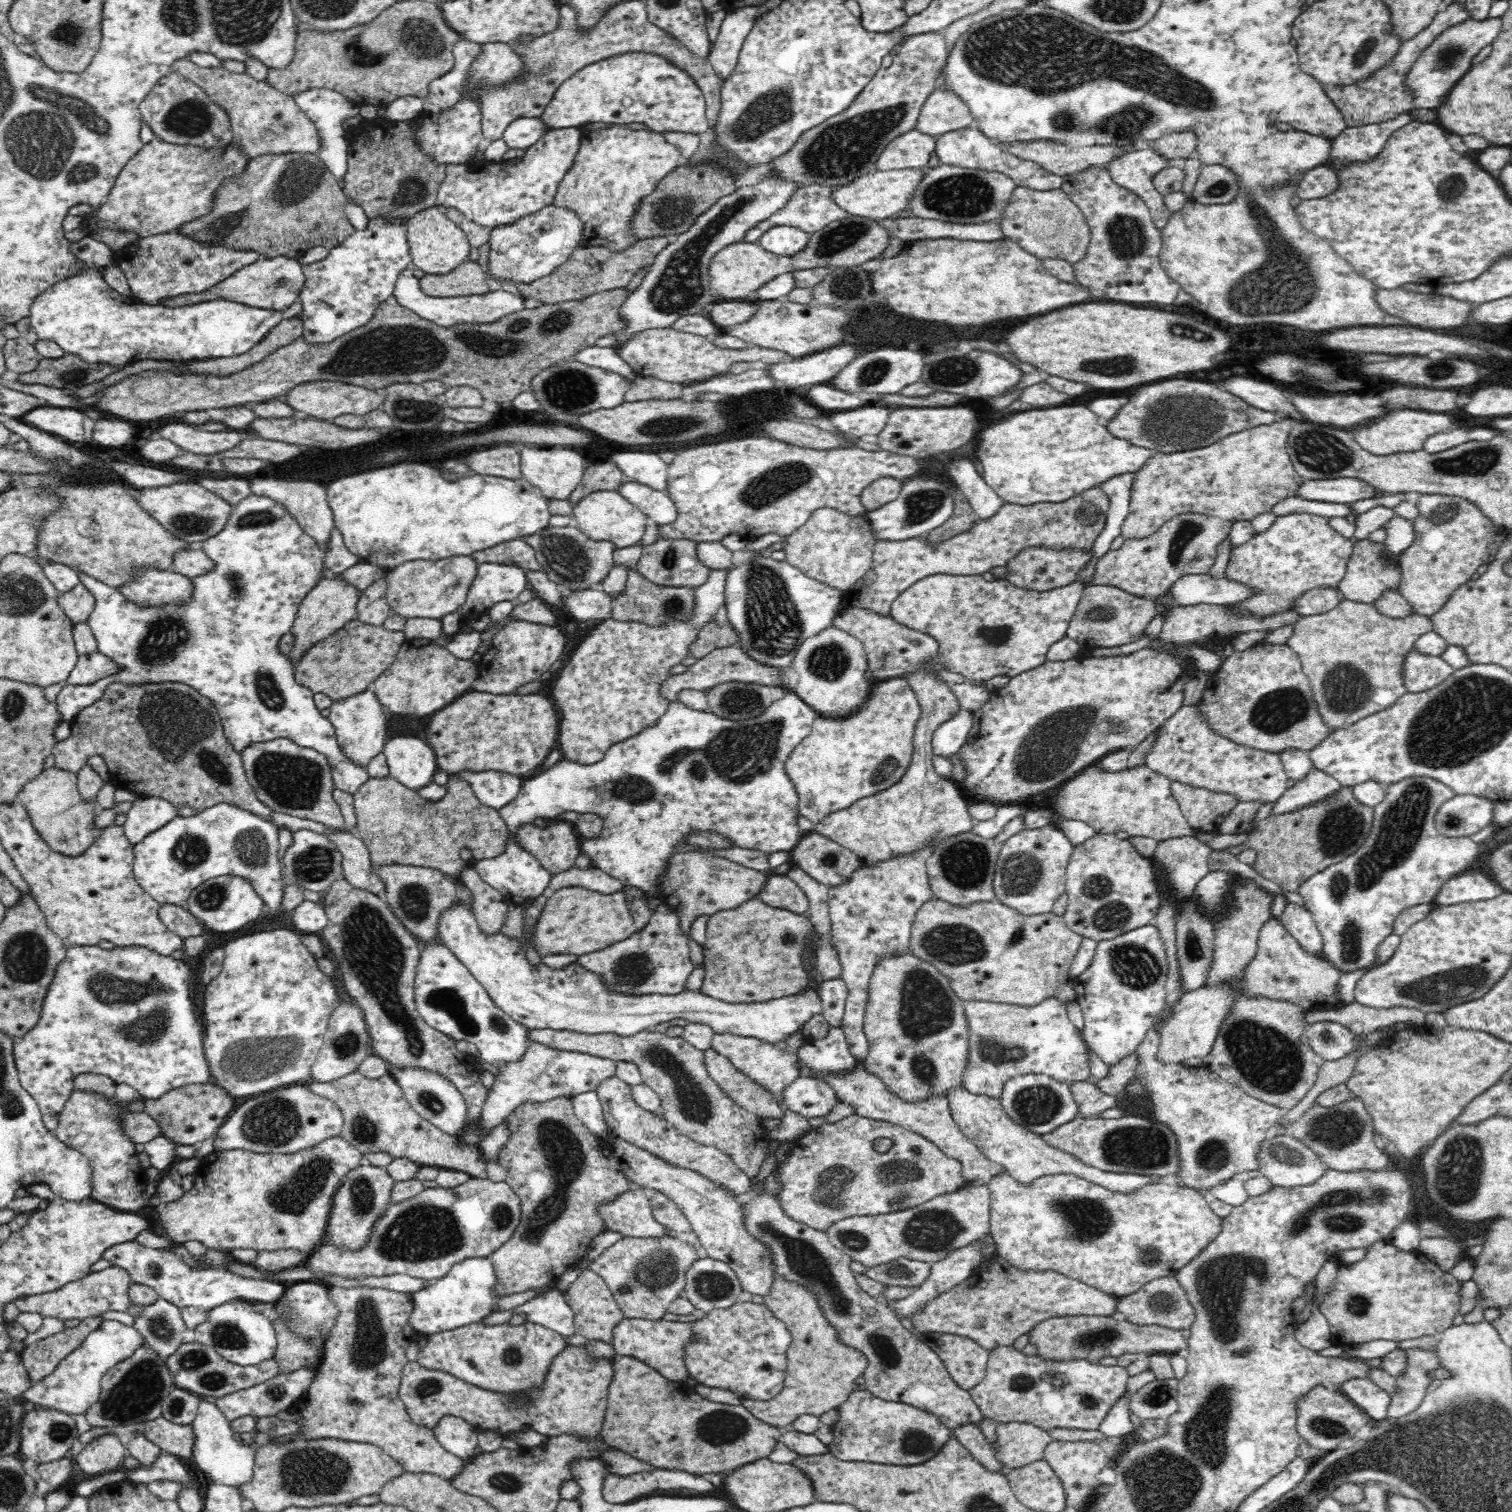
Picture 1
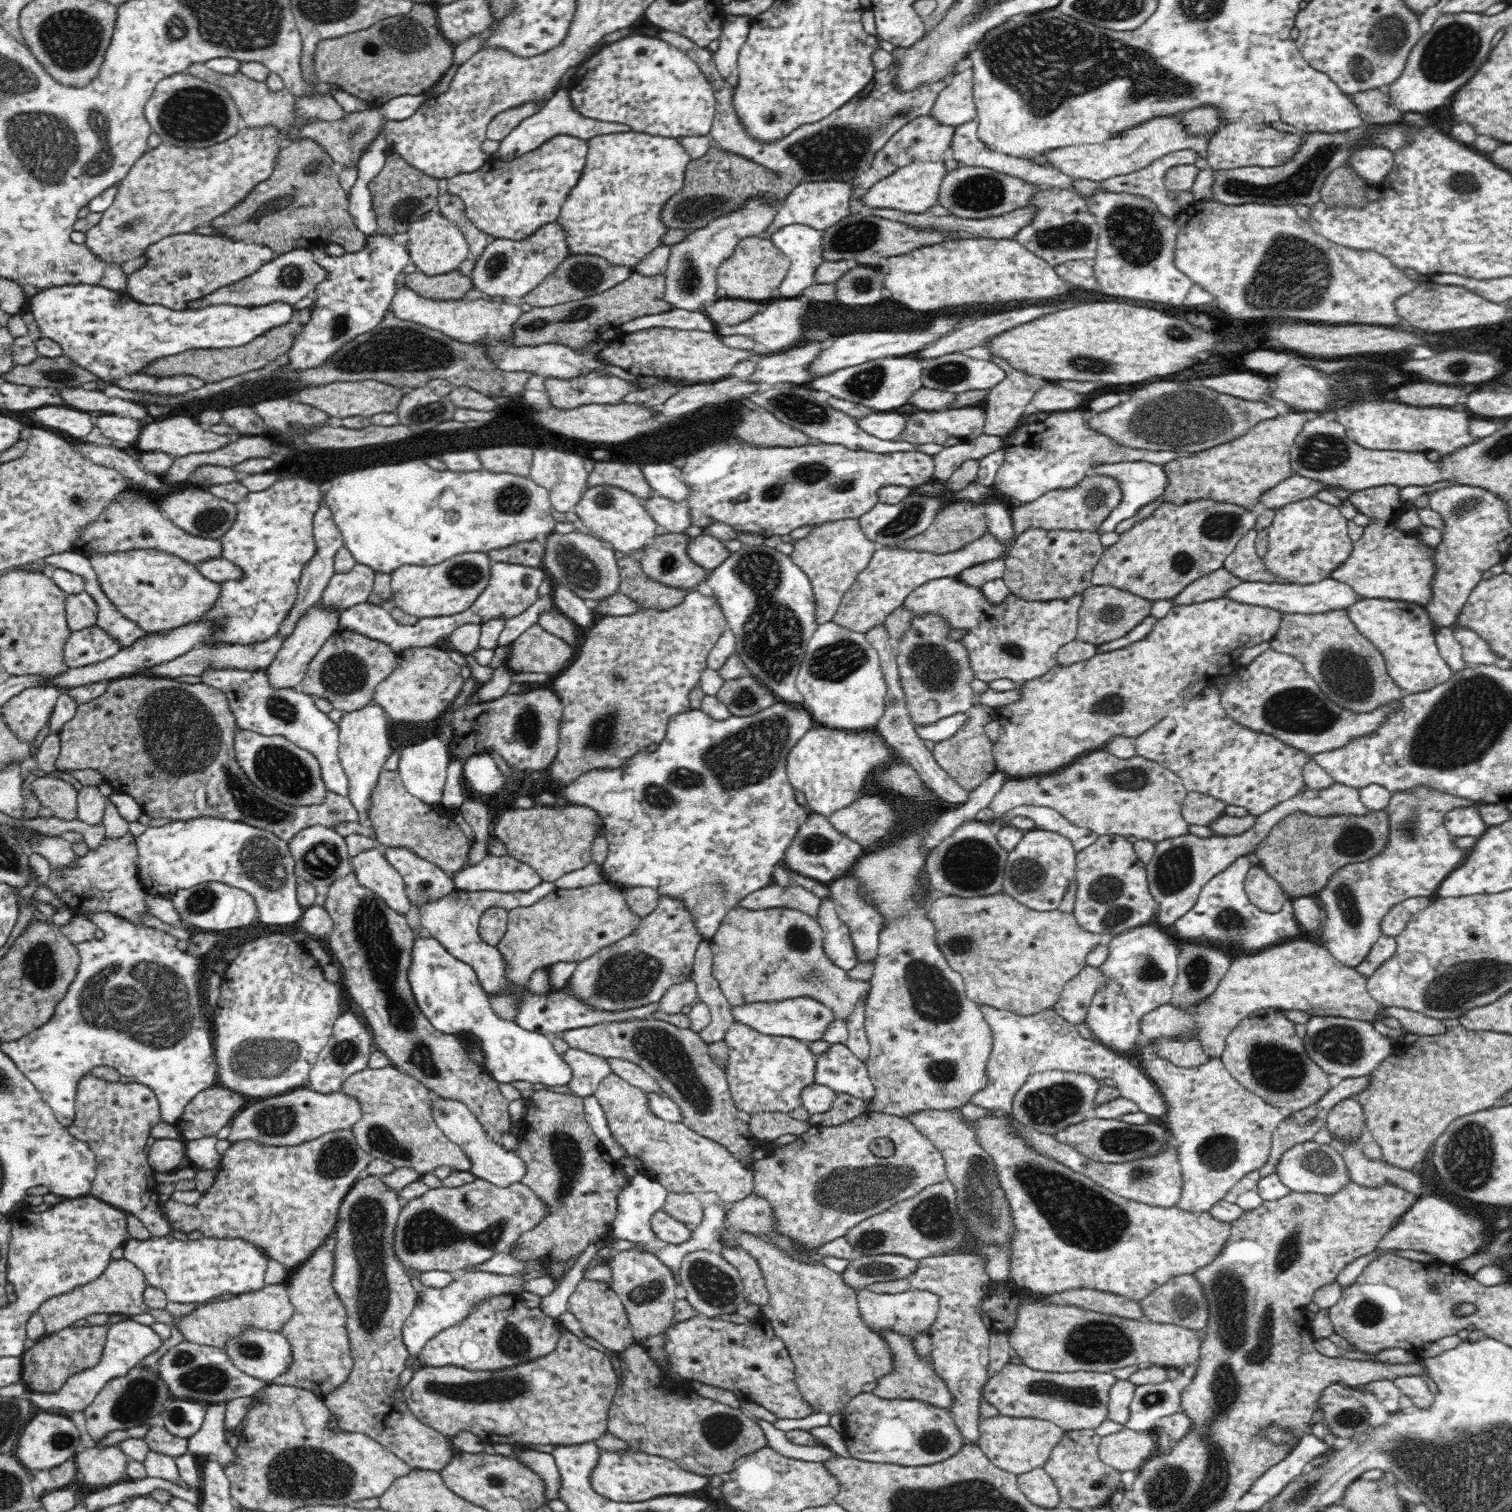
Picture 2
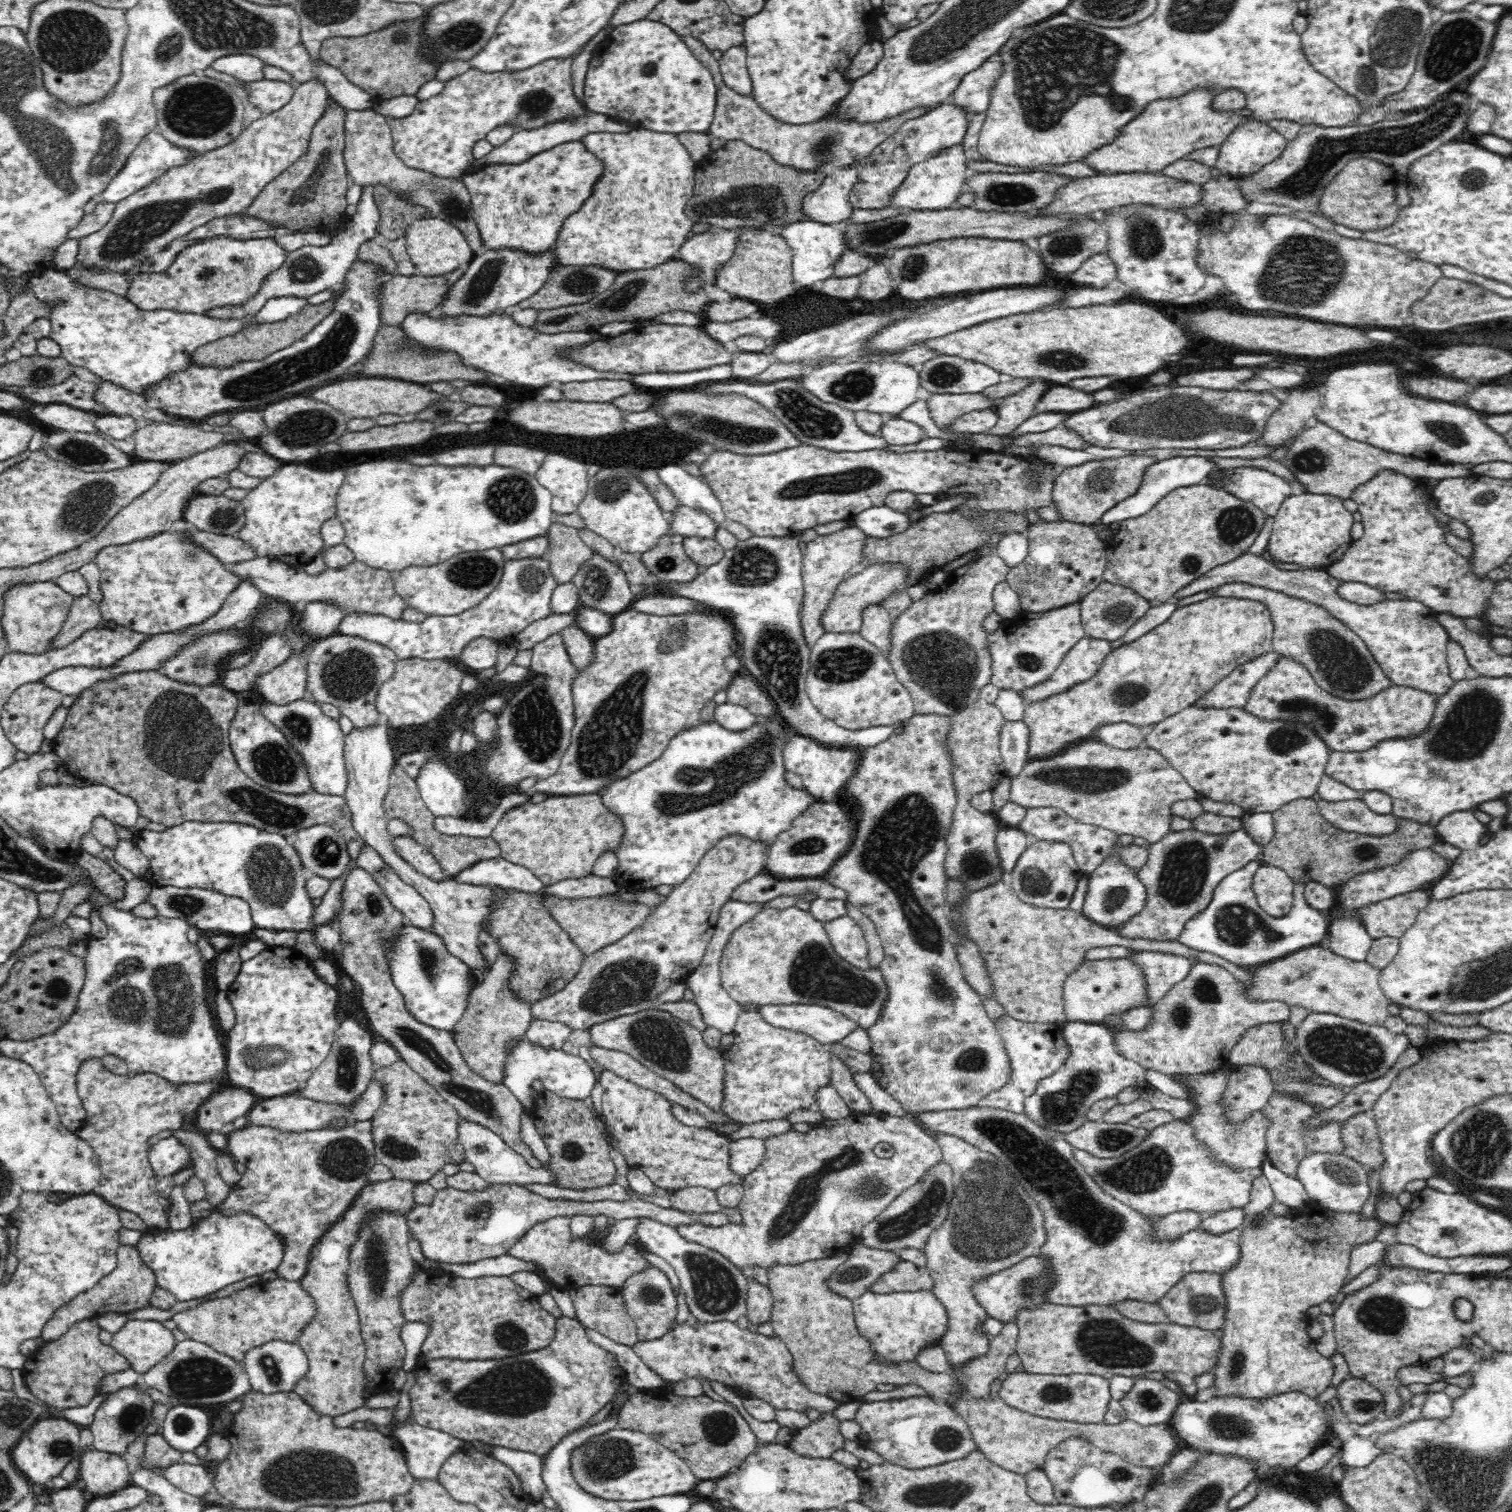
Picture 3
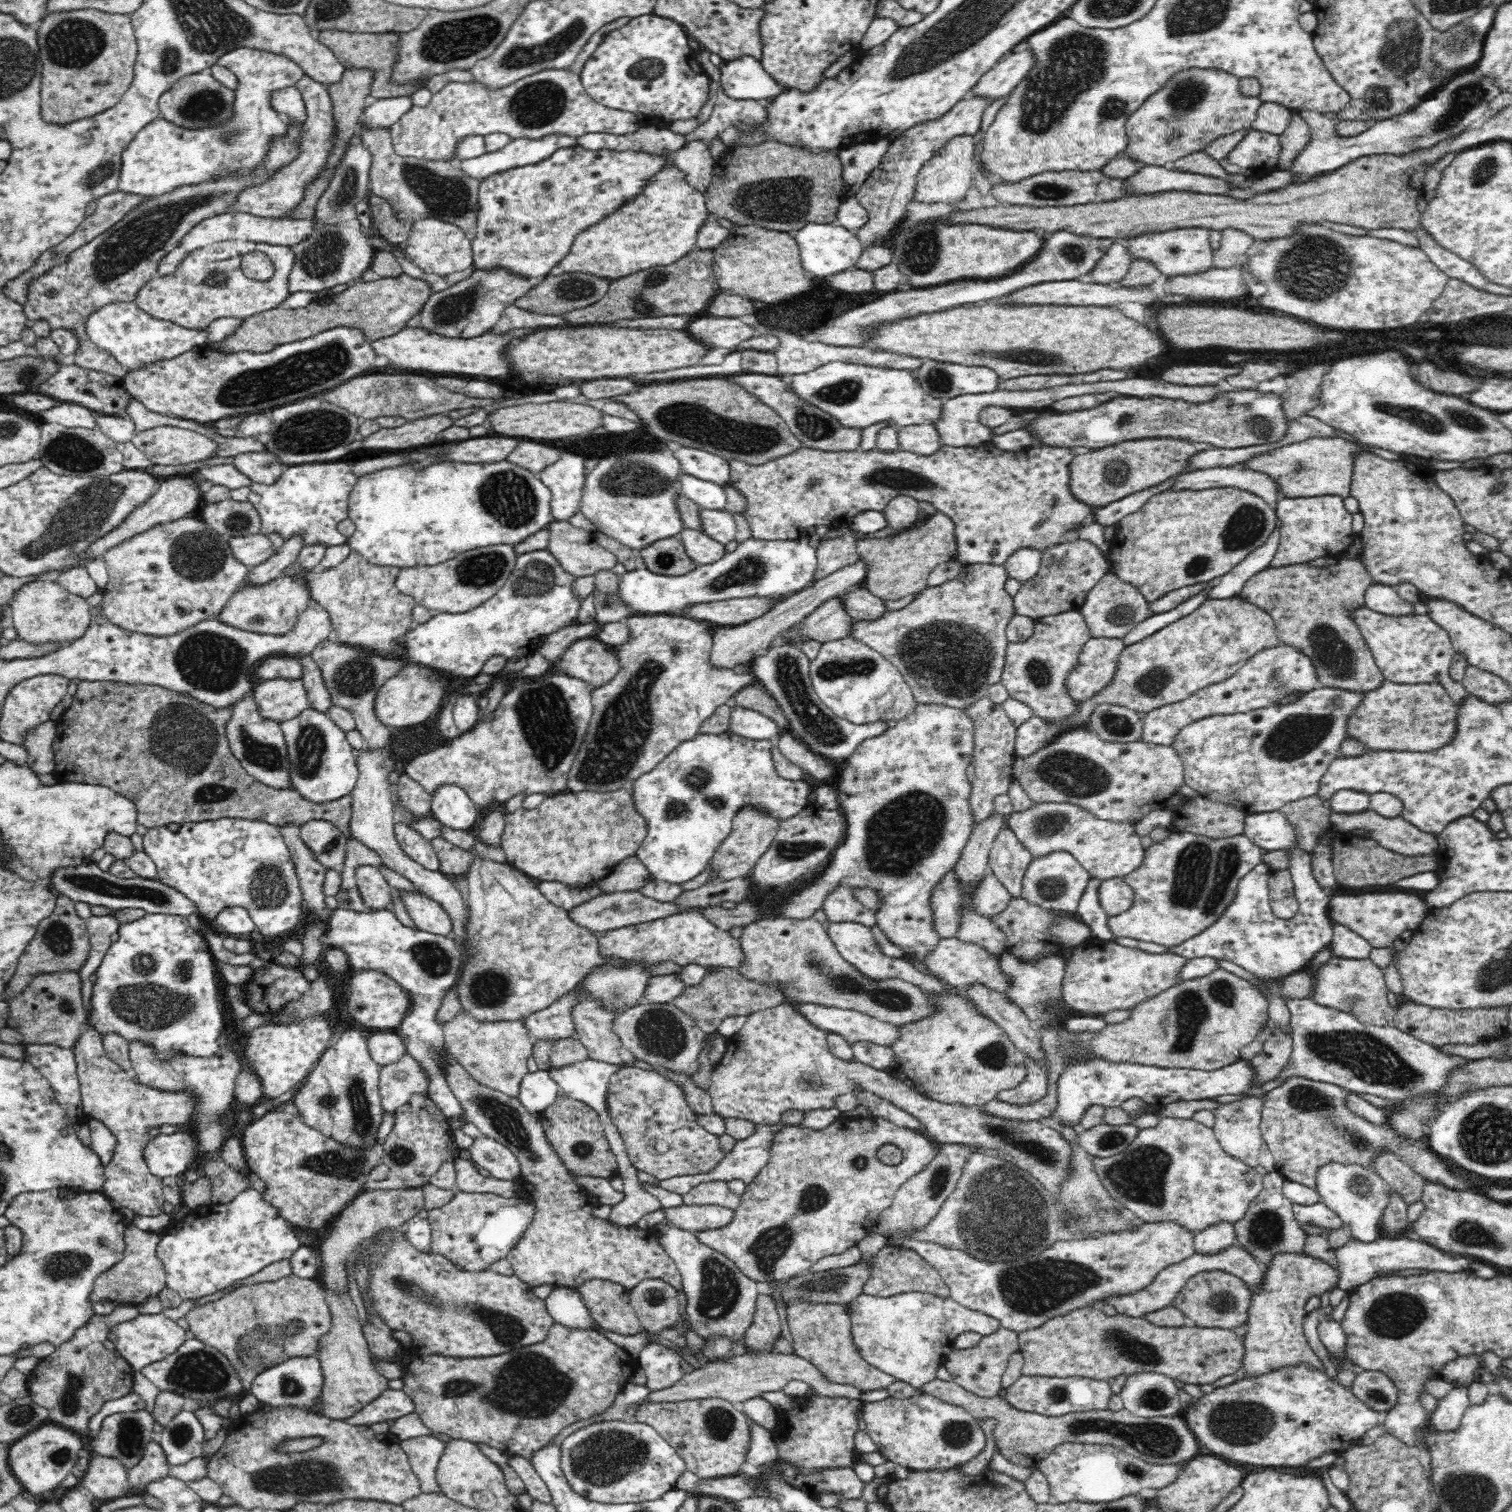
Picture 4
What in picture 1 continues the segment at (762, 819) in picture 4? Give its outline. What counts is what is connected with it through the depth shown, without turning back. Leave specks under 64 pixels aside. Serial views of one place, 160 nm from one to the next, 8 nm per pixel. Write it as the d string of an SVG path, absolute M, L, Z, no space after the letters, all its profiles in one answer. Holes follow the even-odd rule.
M665 902L652 910L648 925L624 941L603 950L577 958L585 970L600 975L604 985L615 994L641 996L652 994L680 994L695 967L689 956L689 932L682 929L679 914Z

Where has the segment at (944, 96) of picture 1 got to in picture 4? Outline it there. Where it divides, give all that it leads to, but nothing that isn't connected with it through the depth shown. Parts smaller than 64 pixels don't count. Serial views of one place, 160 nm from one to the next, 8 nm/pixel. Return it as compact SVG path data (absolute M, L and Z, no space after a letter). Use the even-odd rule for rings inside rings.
M1030 47L1020 52L1010 51L999 58L999 61L986 74L983 74L983 77L975 84L974 90L972 90L973 93L969 93L969 95L984 96L990 101L1005 98L1006 95L1011 94L1019 86L1019 82L1023 81L1024 77L1033 69L1032 66L1034 66L1036 58L1035 52L1032 52Z

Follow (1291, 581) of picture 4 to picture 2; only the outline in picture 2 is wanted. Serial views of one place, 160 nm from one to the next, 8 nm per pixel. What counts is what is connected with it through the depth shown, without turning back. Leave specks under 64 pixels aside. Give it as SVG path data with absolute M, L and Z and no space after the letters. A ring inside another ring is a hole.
M1224 567L1192 582L1184 592L1176 595L1173 602L1176 605L1194 604L1204 601L1213 601L1228 596L1242 581L1237 576L1226 571ZM1346 609L1318 614L1282 613L1280 626L1269 643L1276 652L1299 659L1322 692L1342 708L1368 712L1405 693L1388 674L1382 653L1356 630Z

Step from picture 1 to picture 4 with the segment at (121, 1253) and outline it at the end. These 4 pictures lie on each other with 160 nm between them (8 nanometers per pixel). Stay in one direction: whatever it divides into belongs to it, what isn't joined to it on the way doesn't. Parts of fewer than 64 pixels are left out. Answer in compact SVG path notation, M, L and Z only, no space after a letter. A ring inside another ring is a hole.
M250 1190L241 1192L236 1200L230 1203L211 1203L193 1210L188 1217L184 1217L173 1224L169 1231L164 1232L157 1246L157 1255L165 1266L167 1287L175 1290L183 1300L196 1301L260 1272L276 1260L290 1258L300 1246L293 1226L280 1216L278 1208L268 1203L260 1192Z

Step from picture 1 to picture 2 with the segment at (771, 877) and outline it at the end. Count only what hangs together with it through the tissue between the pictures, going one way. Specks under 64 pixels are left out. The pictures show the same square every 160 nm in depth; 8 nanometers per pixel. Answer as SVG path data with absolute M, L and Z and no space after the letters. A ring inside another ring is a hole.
M791 884L788 888L779 885L767 885L745 896L736 907L748 910L766 910L768 908L788 907L801 910L804 914L817 918L822 898L808 892L803 886Z

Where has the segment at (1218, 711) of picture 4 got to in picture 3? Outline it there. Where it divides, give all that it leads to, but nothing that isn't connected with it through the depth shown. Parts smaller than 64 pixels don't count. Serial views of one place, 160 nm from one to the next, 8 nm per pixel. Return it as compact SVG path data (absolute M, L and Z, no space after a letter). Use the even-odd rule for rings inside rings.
M1274 650L1253 658L1235 668L1226 678L1213 686L1195 702L1200 708L1242 709L1249 701L1251 690L1263 679L1282 658Z

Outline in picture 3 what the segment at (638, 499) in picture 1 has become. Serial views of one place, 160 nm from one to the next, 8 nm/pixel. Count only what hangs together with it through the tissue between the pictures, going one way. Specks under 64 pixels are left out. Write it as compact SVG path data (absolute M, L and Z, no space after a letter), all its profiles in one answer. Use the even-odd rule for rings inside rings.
M680 505L680 508L669 515L672 528L670 534L716 539L716 532L722 526L702 512Z

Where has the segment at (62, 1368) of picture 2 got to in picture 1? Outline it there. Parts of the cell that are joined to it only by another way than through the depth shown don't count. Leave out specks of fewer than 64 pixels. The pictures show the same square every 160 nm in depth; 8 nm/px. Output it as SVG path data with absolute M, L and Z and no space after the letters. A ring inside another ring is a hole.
M102 1316L82 1319L74 1328L38 1340L20 1352L21 1361L32 1384L50 1376L64 1359L68 1358L87 1339L90 1333L99 1329L106 1319Z

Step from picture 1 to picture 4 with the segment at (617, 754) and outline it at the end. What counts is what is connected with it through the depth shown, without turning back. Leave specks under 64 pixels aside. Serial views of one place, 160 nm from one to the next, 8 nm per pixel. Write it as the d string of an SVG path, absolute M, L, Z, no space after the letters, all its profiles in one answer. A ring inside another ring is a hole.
M731 730L719 735L699 733L696 738L678 745L654 770L635 780L635 807L648 825L647 837L636 851L636 856L654 879L684 884L698 876L708 866L716 849L728 838L736 812L746 804L764 808L773 816L779 816L782 821L796 816L804 807L811 805L808 798L812 790L808 783L802 779L786 780L778 775L770 748L772 740L752 740Z

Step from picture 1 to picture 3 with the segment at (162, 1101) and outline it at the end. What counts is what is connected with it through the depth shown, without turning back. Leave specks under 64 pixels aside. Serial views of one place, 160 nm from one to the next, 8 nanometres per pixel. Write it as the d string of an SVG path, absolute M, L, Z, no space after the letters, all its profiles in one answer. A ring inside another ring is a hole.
M231 1086L199 1106L193 1119L195 1129L204 1134L219 1132L224 1124L248 1115L254 1104L256 1098L248 1088Z

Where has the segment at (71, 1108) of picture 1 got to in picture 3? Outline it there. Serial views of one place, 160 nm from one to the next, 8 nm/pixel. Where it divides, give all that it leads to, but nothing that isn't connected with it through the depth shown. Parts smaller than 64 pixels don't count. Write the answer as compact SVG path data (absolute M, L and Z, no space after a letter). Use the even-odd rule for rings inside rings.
M97 1057L87 1059L76 1076L76 1091L81 1103L86 1109L87 1117L84 1124L75 1131L94 1149L101 1166L101 1182L92 1191L104 1198L111 1206L118 1210L130 1211L137 1214L151 1231L168 1229L168 1208L160 1204L161 1195L157 1190L157 1175L149 1163L148 1143L150 1136L162 1130L178 1130L184 1124L193 1122L196 1112L214 1092L212 1082L182 1082L174 1083L153 1073L138 1073L129 1078L127 1075L116 1075L104 1067L102 1059ZM372 1120L358 1121L343 1129L324 1128L295 1133L271 1126L247 1124L229 1134L226 1150L235 1162L246 1166L246 1172L241 1174L240 1182L232 1187L228 1200L213 1210L223 1214L248 1211L258 1218L263 1218L285 1244L284 1256L276 1272L282 1279L289 1281L300 1281L305 1276L312 1247L332 1224L351 1208L360 1191L370 1183L368 1173L378 1162Z

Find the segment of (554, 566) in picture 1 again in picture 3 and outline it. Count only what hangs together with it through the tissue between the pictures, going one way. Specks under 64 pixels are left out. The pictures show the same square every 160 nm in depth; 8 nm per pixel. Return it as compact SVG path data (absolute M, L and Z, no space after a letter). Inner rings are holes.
M595 552L571 582L580 592L582 604L612 617L630 608L638 595L621 567Z

